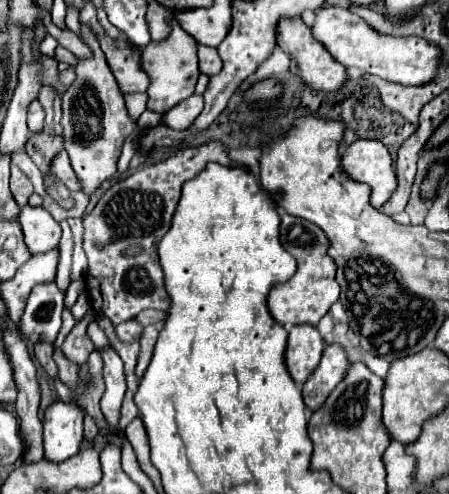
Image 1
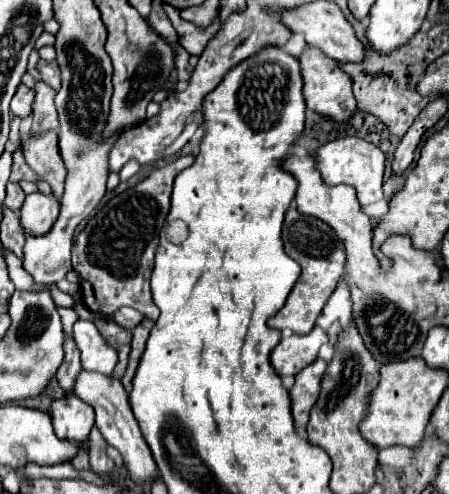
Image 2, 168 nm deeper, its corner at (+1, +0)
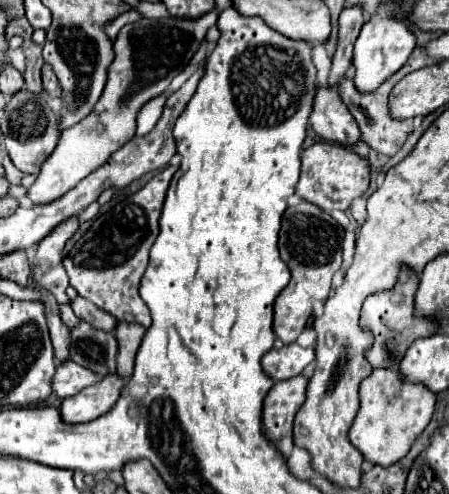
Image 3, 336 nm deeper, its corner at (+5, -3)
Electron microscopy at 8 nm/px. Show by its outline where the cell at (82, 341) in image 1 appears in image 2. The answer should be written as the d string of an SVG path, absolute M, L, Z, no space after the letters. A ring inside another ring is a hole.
M59 307L59 315L61 315L61 323L63 323L63 329L67 335L71 335L71 325L77 321L77 313L73 309L67 309L67 307Z

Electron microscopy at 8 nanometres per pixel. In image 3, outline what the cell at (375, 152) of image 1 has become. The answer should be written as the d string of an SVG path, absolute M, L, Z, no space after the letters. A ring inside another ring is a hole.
M317 142L303 150L301 156L301 178L297 182L297 194L303 196L303 200L317 204L323 210L347 210L349 204L355 198L361 198L371 180L371 168L369 160L361 158L359 154L345 150L341 144L331 142Z

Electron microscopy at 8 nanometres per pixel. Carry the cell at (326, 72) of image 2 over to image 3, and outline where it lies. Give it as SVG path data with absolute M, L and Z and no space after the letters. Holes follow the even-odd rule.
M317 86L315 88L315 100L313 100L313 112L309 116L309 122L313 130L329 142L339 142L345 146L351 146L359 140L361 132L359 126L341 100L339 92L335 88Z

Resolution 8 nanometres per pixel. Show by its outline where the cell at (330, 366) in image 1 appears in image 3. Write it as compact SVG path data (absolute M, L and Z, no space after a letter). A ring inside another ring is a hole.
M299 374L291 380L277 382L263 404L265 436L287 458L293 450L293 418L305 402L309 378Z

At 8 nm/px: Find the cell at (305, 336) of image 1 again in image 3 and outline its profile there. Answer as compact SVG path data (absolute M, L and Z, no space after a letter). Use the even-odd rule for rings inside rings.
M287 344L279 350L269 350L263 360L263 372L273 380L287 380L301 374L315 360L313 348L301 348L299 344Z

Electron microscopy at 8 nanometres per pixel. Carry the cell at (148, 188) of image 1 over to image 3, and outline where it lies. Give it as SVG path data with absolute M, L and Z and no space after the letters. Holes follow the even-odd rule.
M167 166L139 192L115 204L107 214L97 216L91 228L79 242L75 242L63 260L69 282L79 292L79 296L113 314L117 320L137 322L145 328L151 326L151 314L139 296L139 284L149 262L149 250L159 234L159 216L163 210L165 192L175 172L175 166Z

